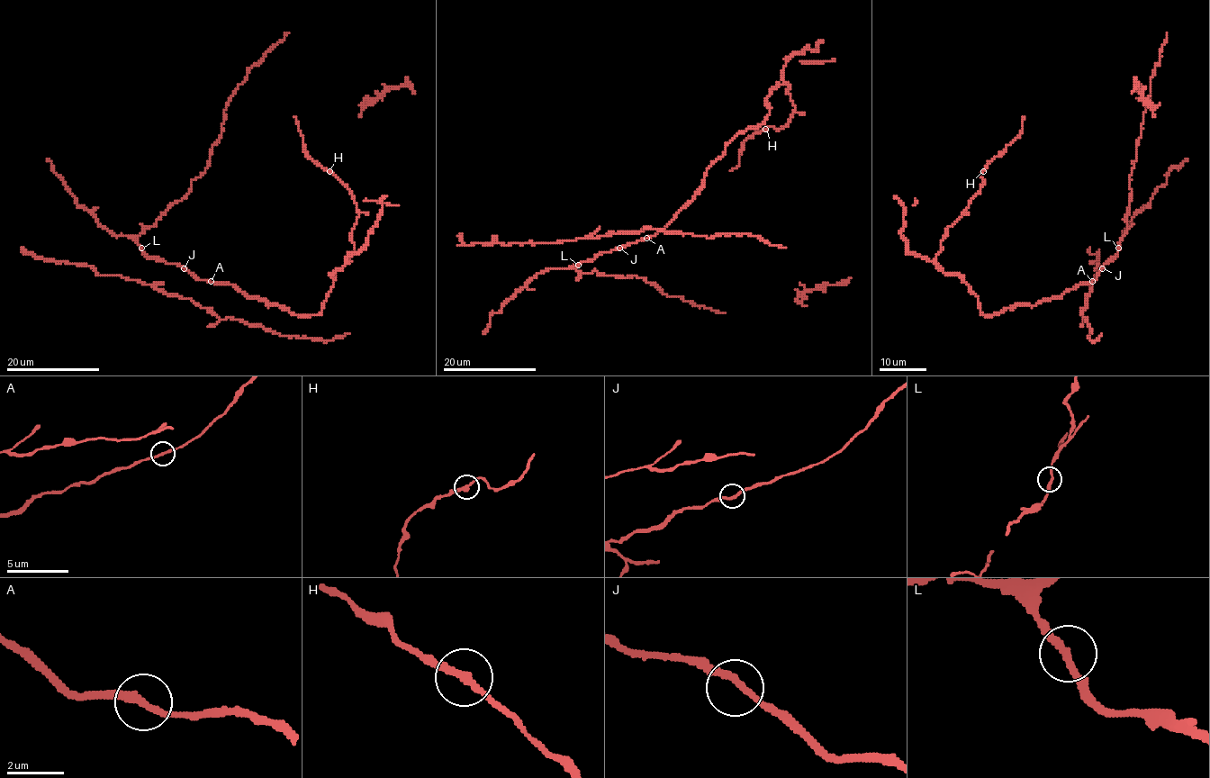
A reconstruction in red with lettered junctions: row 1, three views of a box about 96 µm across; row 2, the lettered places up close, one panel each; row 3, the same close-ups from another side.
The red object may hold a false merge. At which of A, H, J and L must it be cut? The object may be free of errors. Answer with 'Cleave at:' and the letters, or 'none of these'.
Cleave at: none of these

